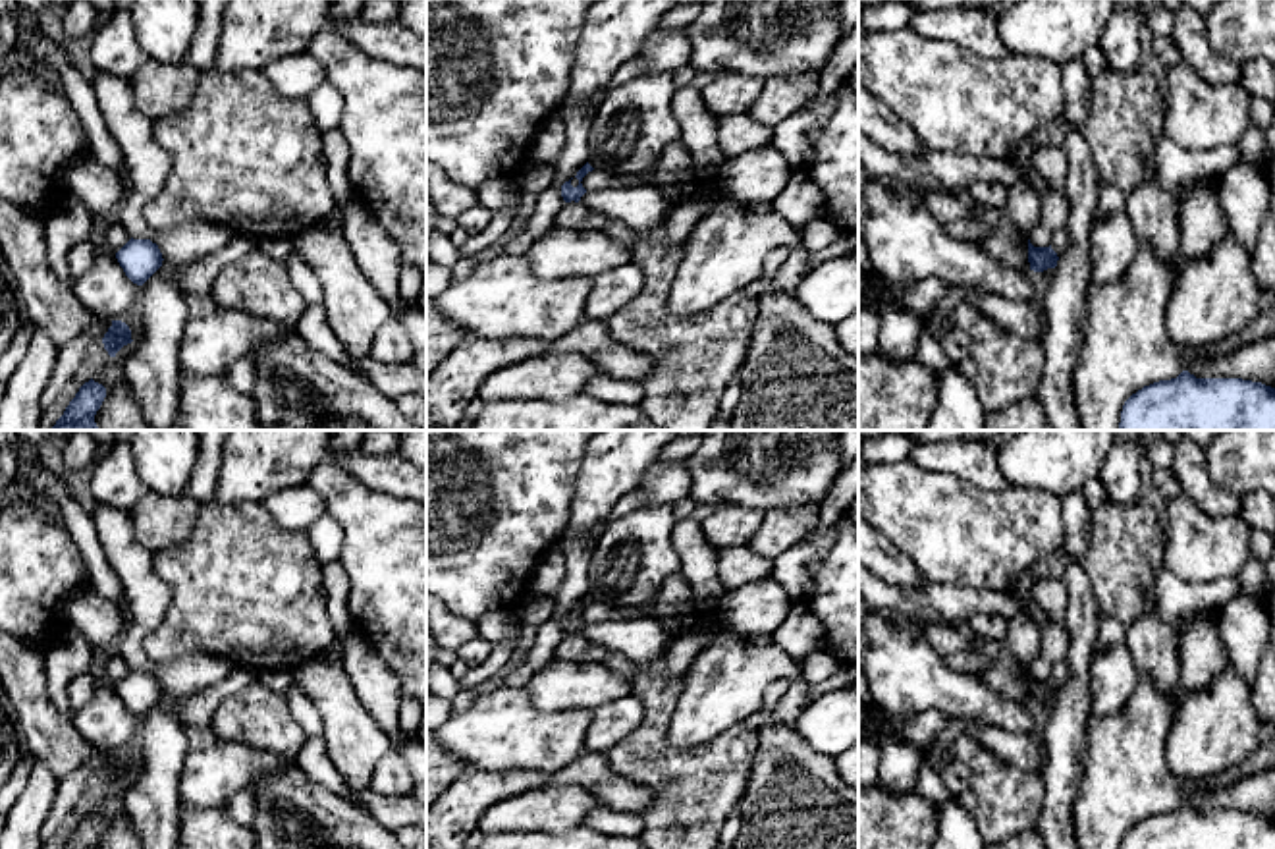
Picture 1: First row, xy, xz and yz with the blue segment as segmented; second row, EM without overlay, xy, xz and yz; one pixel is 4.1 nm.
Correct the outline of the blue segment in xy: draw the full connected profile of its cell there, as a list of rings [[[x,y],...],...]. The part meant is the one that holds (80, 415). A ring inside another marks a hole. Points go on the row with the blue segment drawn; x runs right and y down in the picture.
[[[93,378],[85,382],[50,430],[98,430],[95,415],[106,397],[106,388]]]

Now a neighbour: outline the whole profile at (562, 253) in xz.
[[[552,228],[525,257],[532,274],[544,280],[594,278],[633,259],[633,251],[604,230],[581,232]]]

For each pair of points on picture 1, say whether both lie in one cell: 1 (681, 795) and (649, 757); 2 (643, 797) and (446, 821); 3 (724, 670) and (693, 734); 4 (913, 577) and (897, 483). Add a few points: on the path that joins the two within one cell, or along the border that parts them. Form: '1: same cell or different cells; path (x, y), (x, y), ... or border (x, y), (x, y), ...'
1: same cell; path (678, 786), (658, 766)
2: same cell; path (595, 776), (533, 778), (494, 786)
3: same cell; path (724, 685), (697, 718)
4: different cells; border (878, 531), (930, 583)

